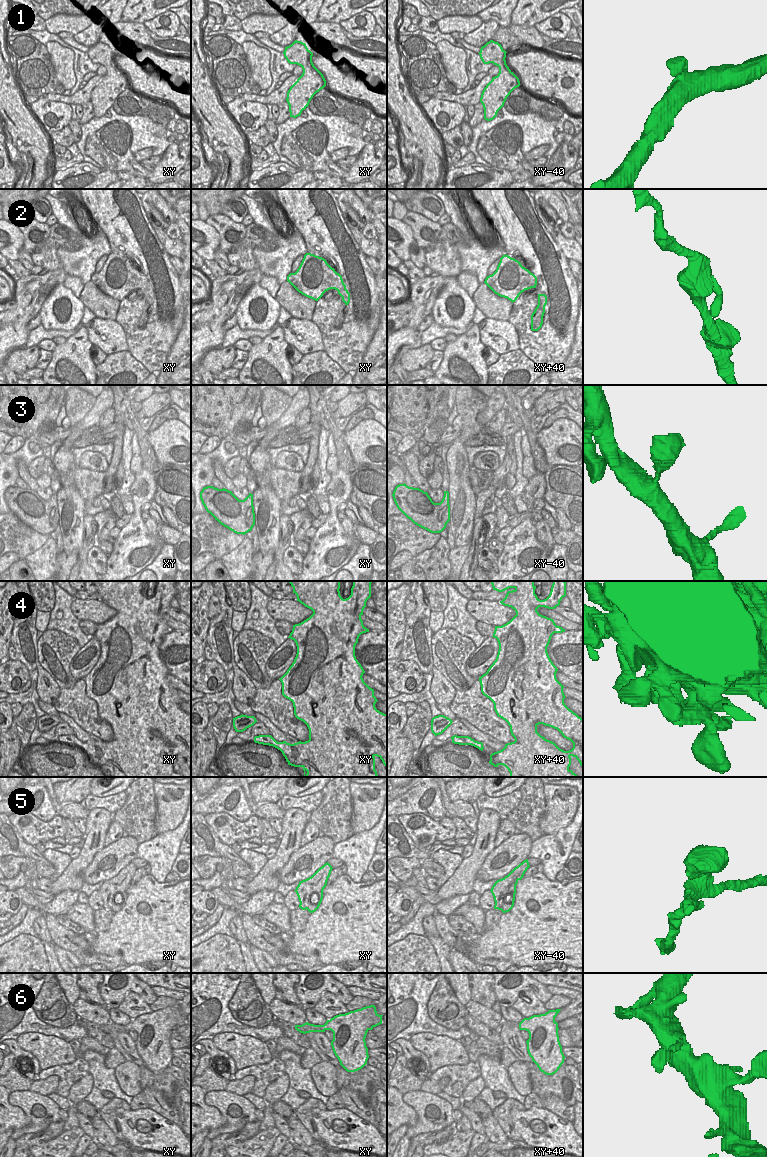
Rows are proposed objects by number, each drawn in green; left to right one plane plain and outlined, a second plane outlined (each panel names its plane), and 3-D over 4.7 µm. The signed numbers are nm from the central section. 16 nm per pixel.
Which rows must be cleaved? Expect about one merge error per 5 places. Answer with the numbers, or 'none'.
2, 5

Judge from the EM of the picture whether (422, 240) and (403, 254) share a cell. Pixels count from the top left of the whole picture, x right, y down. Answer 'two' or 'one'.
two

